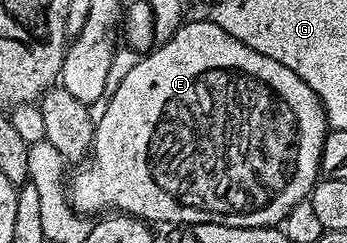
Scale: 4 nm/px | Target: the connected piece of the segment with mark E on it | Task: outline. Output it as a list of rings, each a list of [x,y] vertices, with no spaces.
[[[200,17],[196,23],[184,22],[176,29],[169,42],[158,44],[140,57],[137,65],[133,65],[133,70],[126,75],[125,81],[121,81],[121,89],[117,89],[117,93],[110,95],[106,101],[107,108],[95,123],[89,158],[79,167],[84,166],[76,173],[75,180],[70,180],[69,183],[69,202],[84,216],[94,216],[94,211],[106,212],[114,209],[124,215],[134,215],[136,219],[151,225],[220,223],[234,227],[273,227],[282,224],[293,205],[304,202],[310,196],[320,178],[321,149],[325,145],[329,124],[327,112],[324,111],[323,102],[317,97],[317,93],[313,93],[313,89],[309,89],[309,85],[305,85],[305,81],[301,81],[301,77],[293,73],[293,69],[285,69],[281,61],[273,61],[273,57],[257,53],[257,49],[237,41],[237,37],[225,33],[225,29],[206,17]]]

